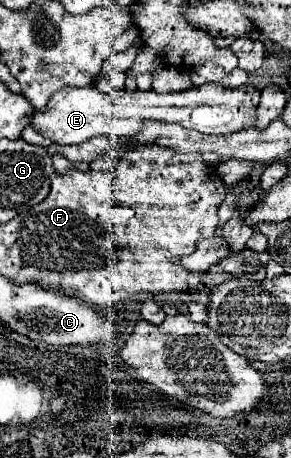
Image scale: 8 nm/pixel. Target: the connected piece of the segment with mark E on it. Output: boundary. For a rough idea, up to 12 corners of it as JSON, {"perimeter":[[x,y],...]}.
{"perimeter":[[203,84],[177,94],[65,86],[39,134],[59,146],[129,138],[145,122],[201,134],[253,126],[261,92]]}

